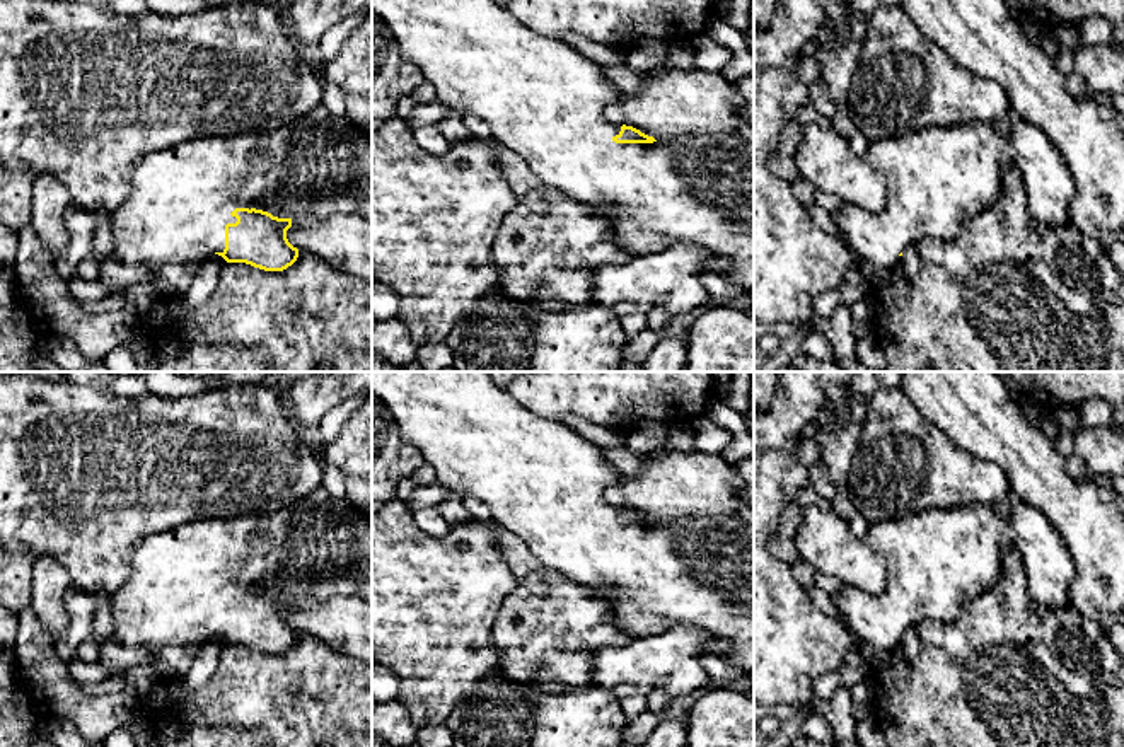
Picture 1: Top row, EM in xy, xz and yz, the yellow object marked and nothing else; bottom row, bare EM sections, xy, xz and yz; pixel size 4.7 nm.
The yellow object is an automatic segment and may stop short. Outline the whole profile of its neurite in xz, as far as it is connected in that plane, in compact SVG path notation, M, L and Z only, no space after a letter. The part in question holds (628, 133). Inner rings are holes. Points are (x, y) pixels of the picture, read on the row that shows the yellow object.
M372 0L372 12L389 26L401 56L435 87L440 102L461 116L478 116L544 184L599 210L631 258L675 244L694 246L710 252L708 271L727 261L730 278L754 293L754 145L708 133L655 140L609 123L604 109L619 99L619 89L602 67L565 41L536 34L495 0Z

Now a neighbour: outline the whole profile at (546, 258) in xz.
M503 145L496 152L496 165L517 198L515 208L501 220L491 246L500 271L498 292L512 298L532 300L554 312L592 304L590 273L597 266L624 264L631 259L631 254L617 244L607 217L544 184L519 153ZM529 191L544 198L544 213L530 211L522 201Z

